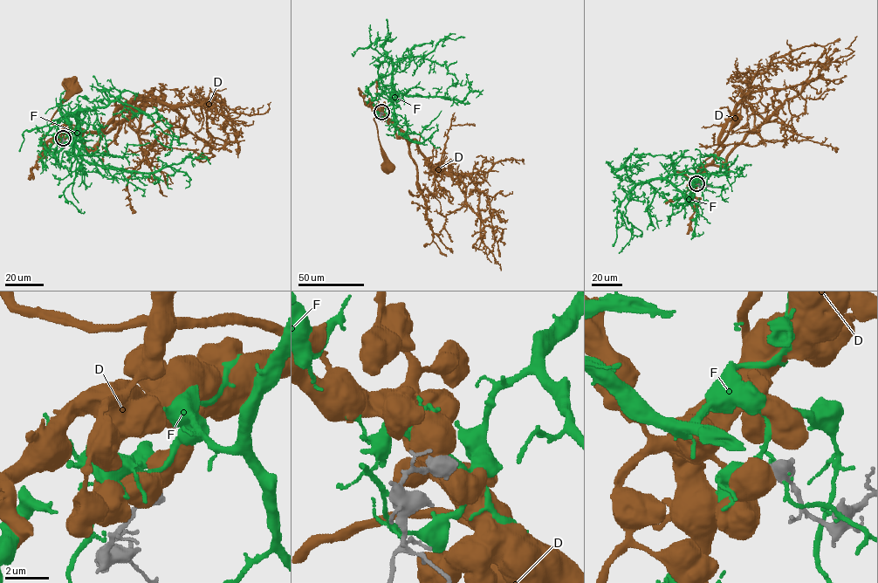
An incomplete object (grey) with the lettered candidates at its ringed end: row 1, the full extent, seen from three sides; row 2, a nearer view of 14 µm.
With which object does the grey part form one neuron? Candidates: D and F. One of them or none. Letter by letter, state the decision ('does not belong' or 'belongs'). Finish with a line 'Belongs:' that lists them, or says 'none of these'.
D: does not belong
F: does not belong
Belongs: none of these

